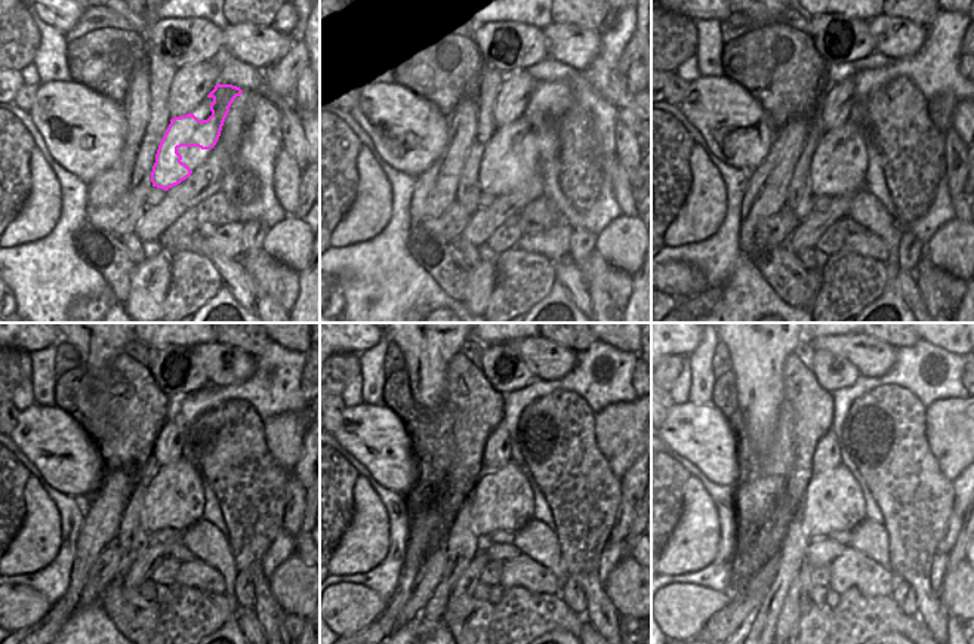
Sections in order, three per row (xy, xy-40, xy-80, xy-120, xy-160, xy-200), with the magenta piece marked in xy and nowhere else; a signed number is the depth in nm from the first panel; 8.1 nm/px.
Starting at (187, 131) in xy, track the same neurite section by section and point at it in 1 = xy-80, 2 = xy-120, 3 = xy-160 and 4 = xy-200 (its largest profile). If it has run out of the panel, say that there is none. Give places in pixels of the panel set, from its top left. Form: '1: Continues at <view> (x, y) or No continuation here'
1: Continues at xy-80 (831, 175)
2: Continues at xy-120 (165, 507)
3: Continues at xy-160 (493, 505)
4: Continues at xy-200 (825, 507)

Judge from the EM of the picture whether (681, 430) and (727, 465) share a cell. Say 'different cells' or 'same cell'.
same cell

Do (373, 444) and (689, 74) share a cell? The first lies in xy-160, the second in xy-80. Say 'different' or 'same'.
different

